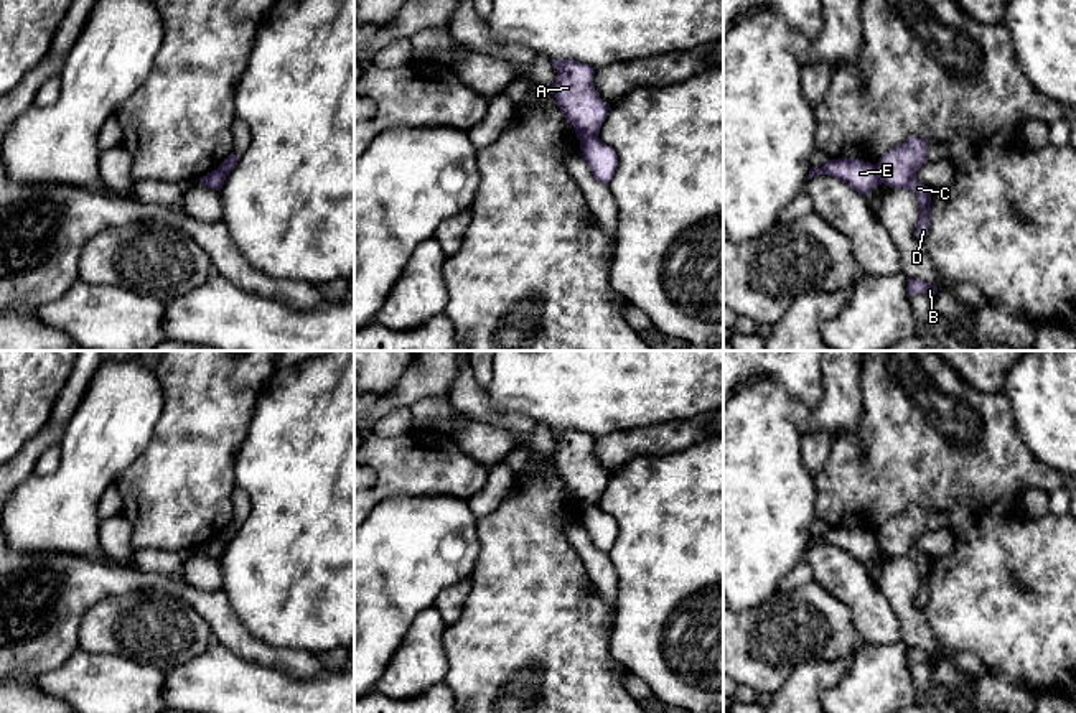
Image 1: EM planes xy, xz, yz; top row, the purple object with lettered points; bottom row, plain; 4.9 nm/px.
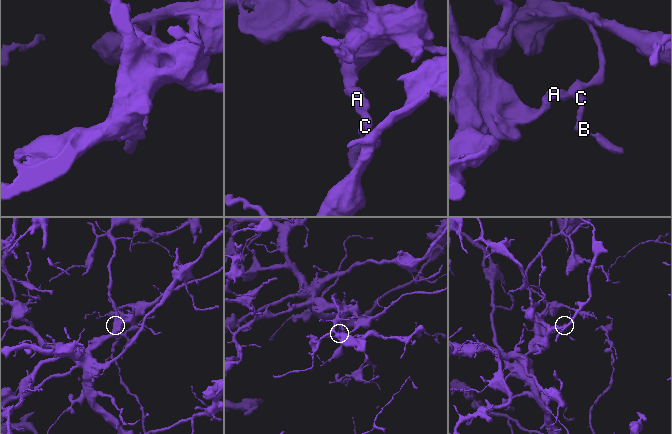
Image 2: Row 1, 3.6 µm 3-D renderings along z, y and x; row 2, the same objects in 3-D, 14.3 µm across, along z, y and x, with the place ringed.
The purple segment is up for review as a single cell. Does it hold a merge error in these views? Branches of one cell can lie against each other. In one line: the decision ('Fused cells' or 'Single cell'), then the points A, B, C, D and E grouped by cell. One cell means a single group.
Fused cells. Groups: A E / B C D

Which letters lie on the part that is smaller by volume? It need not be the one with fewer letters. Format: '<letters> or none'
B, C, D

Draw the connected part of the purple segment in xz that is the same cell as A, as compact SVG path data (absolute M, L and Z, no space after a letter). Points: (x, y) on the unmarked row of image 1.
M550 428L557 448L549 456L580 512L598 504L610 473L593 456L595 438L573 428Z

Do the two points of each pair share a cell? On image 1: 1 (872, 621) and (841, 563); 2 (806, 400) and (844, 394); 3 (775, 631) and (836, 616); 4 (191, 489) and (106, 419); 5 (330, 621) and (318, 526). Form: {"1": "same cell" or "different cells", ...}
{"1": "same cell", "2": "different cells", "3": "same cell", "4": "different cells", "5": "same cell"}

